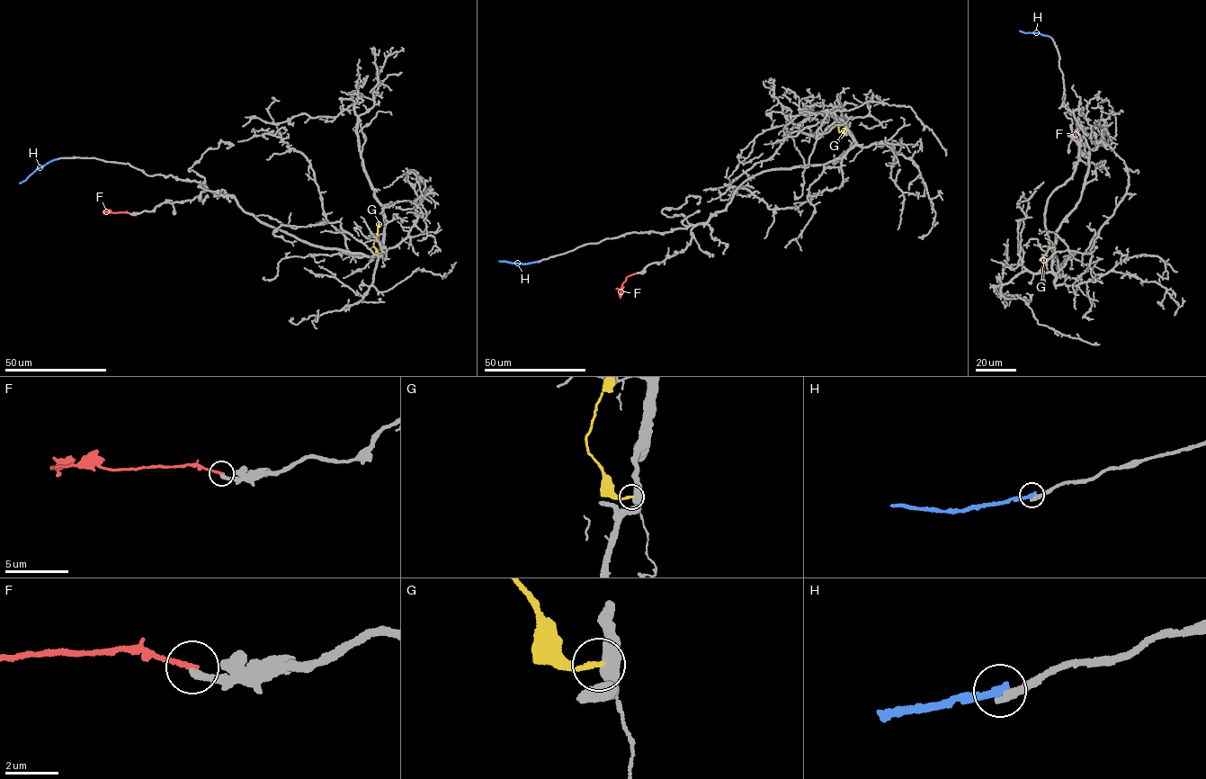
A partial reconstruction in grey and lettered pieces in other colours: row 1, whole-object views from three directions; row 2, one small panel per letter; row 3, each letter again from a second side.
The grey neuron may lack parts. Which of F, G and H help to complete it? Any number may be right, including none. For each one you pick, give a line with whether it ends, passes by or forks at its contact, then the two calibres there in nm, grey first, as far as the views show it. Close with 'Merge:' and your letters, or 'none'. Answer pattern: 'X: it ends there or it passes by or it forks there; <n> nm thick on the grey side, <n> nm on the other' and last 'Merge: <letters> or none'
Merge: none

